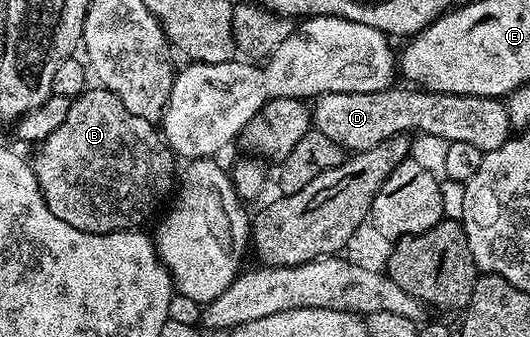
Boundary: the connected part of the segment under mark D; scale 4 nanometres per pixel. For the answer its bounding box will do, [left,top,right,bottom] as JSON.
[311,86,512,154]

